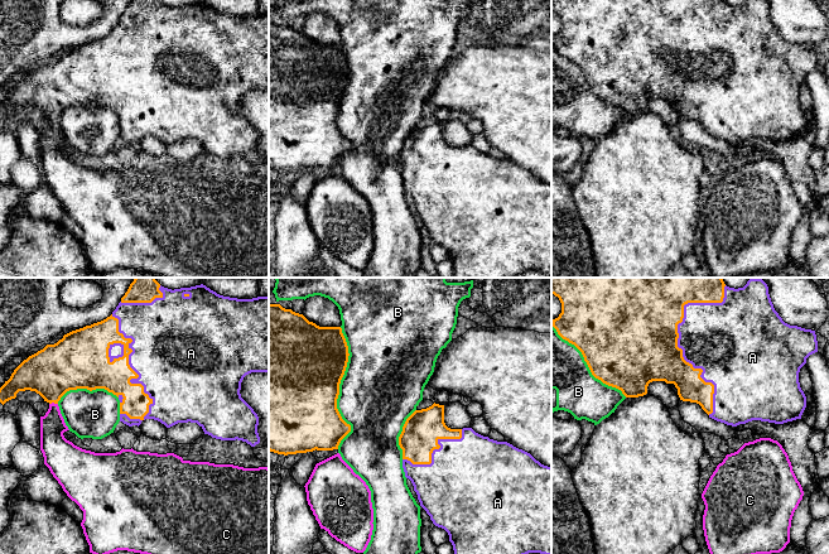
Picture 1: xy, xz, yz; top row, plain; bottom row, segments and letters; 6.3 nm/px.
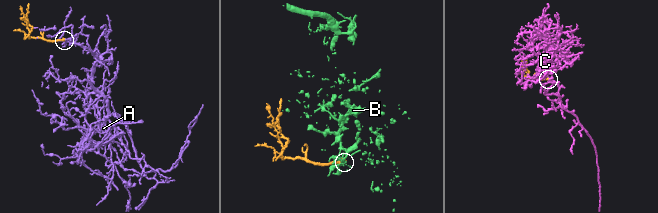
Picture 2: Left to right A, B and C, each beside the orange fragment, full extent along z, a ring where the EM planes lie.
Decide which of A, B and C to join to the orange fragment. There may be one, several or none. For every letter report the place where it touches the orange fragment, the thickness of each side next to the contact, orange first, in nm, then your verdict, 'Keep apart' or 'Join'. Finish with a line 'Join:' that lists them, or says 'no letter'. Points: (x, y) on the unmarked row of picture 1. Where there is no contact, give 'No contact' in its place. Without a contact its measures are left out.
A: Touches orange at yz (678, 54). Thickness 500 nm (orange) against 440 nm. Join
B: Touches orange at xz (338, 105). Thickness 500 nm (orange) against 480 nm. Keep apart
C: Touches orange at xy (53, 119). Thickness 320 nm (orange) against 160 nm. Keep apart
Join: A

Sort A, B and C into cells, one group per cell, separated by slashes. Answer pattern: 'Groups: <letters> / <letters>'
Groups: A / B / C

